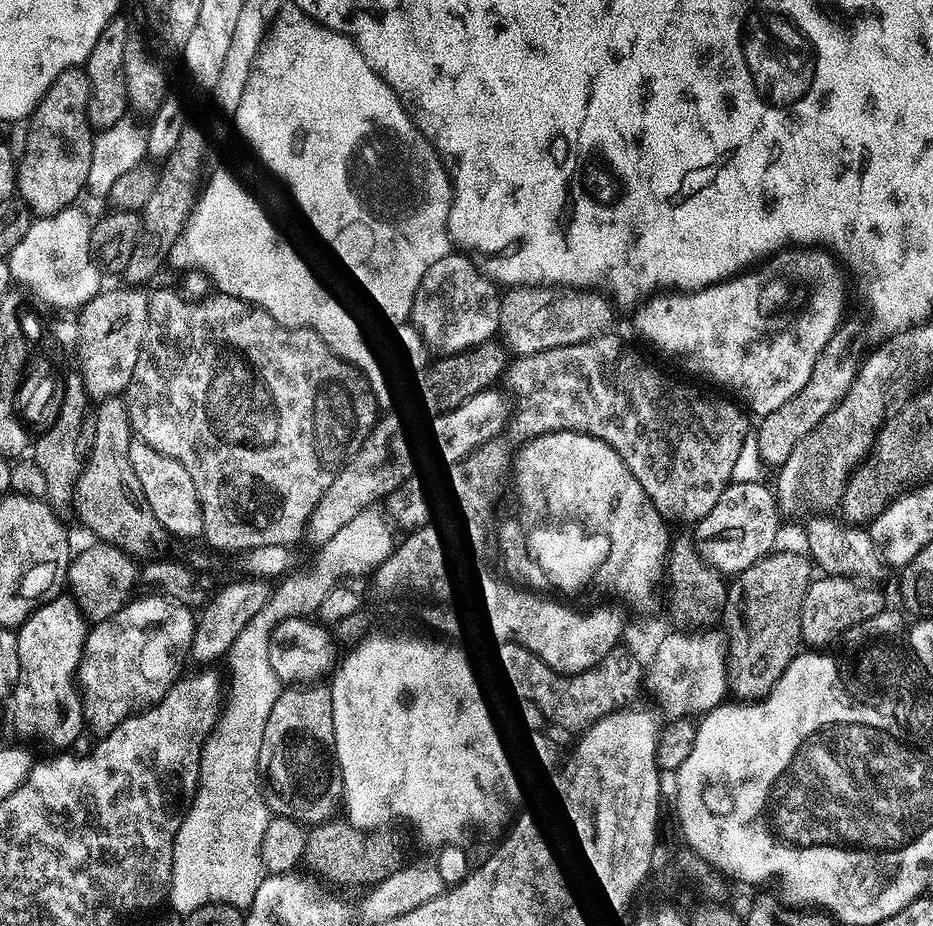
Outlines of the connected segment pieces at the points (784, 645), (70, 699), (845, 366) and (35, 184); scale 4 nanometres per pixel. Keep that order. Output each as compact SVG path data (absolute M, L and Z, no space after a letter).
M778 552L767 556L749 563L733 579L736 581L728 584L722 617L722 629L728 635L728 692L736 695L733 697L740 702L755 702L767 696L802 648L802 602L806 598L808 585L814 579L813 565L807 555L799 556L796 552Z
M58 596L33 610L16 632L20 669L8 712L12 715L12 728L18 735L28 740L41 736L46 743L60 748L56 750L68 750L85 725L82 705L74 687L73 665L80 659L86 621L77 611L75 600Z
M831 338L827 346L820 352L820 356L814 362L813 369L810 370L809 377L802 384L793 397L782 402L782 406L774 410L773 413L766 413L759 417L760 425L754 428L754 447L759 459L765 464L779 466L790 458L790 450L798 441L809 432L816 424L819 417L825 416L837 400L841 400L848 392L853 380L858 375L858 368L852 365L850 352L843 346L837 338Z
M64 83L51 84L32 115L27 117L24 153L21 156L19 153L15 165L15 191L24 199L25 206L29 208L27 211L36 218L47 218L64 208L73 207L88 182L93 141L78 128L80 120L82 124L82 116L74 112L76 96L71 86Z

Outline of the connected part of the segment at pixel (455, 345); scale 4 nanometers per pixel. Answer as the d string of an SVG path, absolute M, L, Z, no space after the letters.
M449 254L438 258L422 278L410 310L415 324L429 349L440 354L455 354L487 344L497 335L500 326L500 298L497 285L472 264L467 255Z

